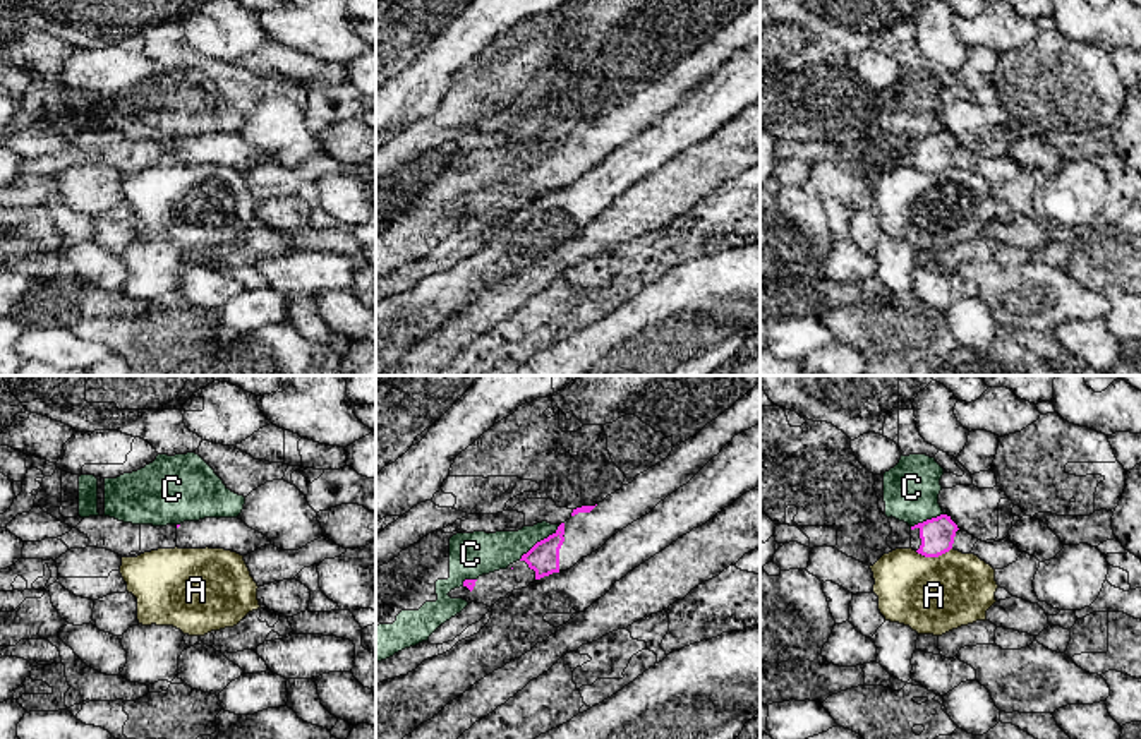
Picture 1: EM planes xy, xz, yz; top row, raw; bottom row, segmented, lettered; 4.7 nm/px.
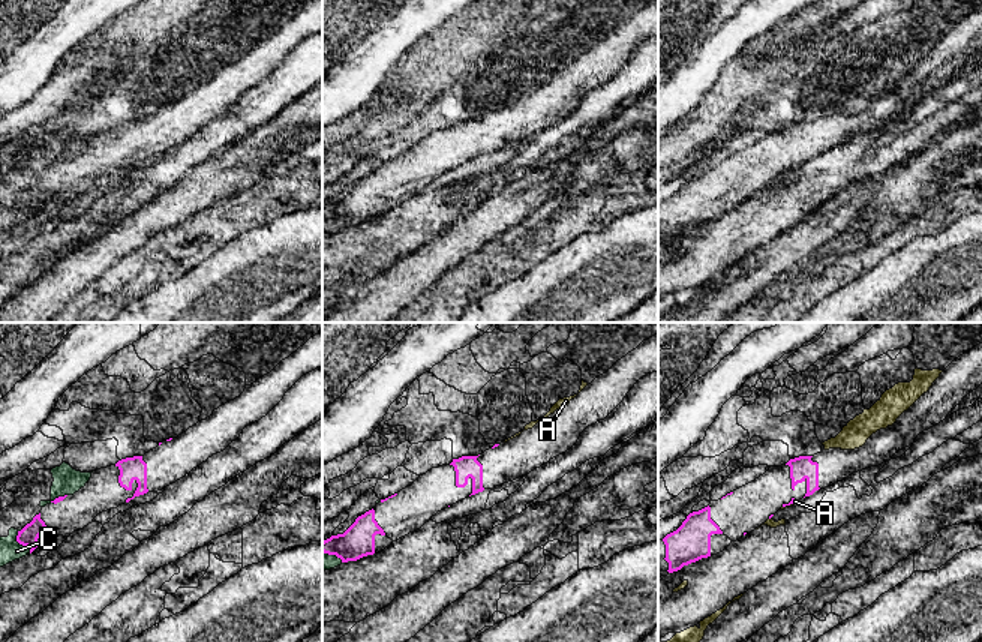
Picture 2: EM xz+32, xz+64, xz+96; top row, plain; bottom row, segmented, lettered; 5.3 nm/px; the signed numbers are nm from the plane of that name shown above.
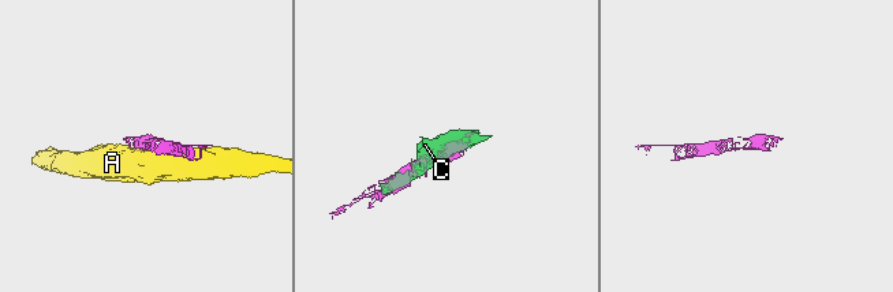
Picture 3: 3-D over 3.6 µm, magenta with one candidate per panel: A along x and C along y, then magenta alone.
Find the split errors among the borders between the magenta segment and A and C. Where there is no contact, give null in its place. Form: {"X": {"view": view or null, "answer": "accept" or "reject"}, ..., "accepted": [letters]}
{"A": {"view": "yz", "answer": "reject"}, "C": {"view": "xz", "answer": "reject"}, "accepted": []}

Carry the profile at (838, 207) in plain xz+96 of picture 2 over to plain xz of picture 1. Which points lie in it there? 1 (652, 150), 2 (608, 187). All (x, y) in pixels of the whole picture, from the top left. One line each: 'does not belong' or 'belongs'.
1: does not belong
2: does not belong

